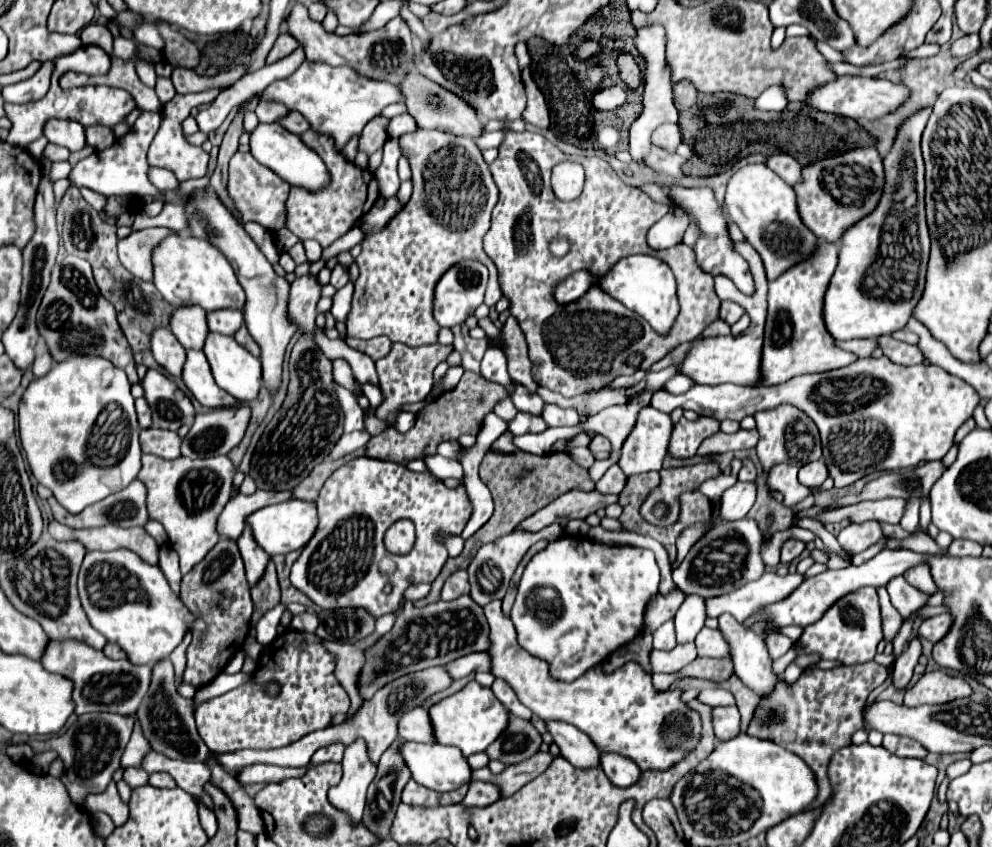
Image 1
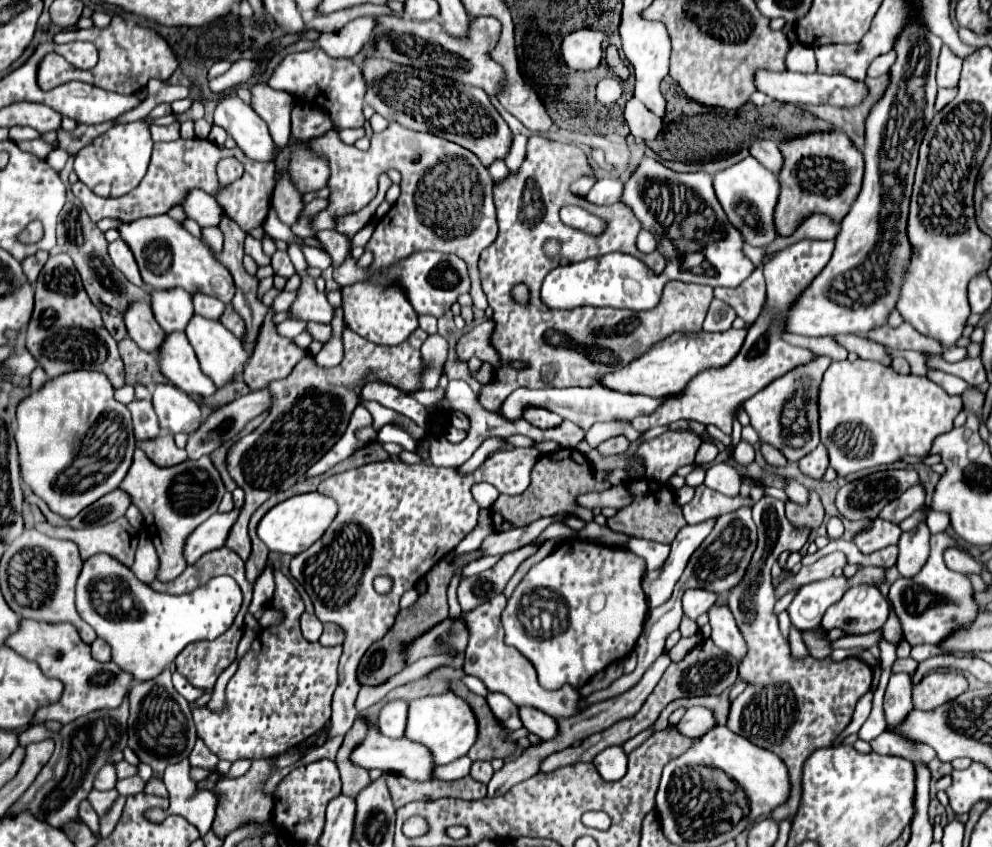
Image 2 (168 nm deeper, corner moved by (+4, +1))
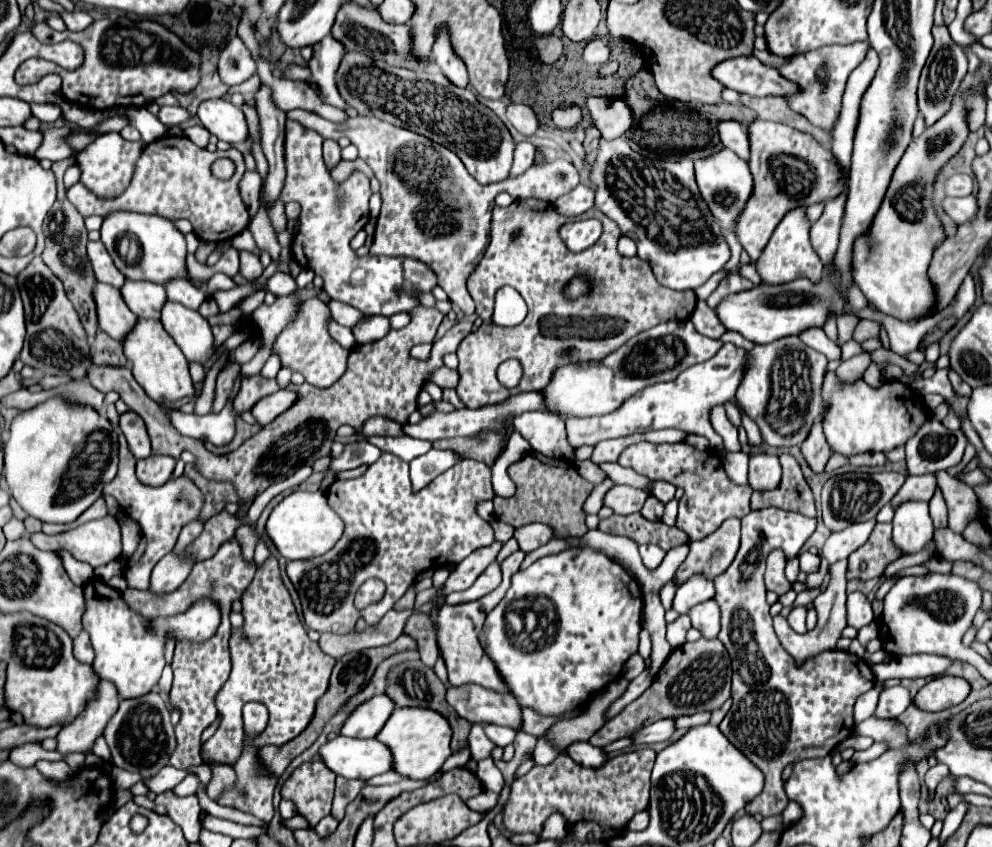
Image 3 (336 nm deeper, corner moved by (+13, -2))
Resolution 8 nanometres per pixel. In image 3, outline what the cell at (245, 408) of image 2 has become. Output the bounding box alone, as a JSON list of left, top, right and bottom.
[251,390,295,426]

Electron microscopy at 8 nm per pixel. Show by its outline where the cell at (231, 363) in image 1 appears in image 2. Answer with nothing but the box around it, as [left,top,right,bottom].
[184,313,248,387]

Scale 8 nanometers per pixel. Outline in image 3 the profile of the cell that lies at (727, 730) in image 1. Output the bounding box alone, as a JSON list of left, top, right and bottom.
[635,720,675,744]

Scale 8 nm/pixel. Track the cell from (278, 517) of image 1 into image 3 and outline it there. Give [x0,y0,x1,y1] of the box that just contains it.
[267,490,343,560]

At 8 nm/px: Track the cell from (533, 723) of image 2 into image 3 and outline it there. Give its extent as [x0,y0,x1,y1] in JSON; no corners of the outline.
[447,684,523,732]

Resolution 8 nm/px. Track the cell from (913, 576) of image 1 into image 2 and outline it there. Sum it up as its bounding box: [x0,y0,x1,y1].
[896,521,930,577]

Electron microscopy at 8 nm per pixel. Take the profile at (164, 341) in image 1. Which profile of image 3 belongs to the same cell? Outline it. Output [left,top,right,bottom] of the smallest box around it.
[95,284,137,342]

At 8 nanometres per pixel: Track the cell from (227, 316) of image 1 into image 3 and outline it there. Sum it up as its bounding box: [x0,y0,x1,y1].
[165,280,205,310]

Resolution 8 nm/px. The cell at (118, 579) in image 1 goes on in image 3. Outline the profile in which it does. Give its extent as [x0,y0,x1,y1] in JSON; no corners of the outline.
[83,578,221,698]

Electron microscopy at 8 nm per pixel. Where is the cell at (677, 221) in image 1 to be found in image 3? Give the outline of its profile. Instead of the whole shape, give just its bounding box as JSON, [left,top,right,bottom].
[619,236,637,256]

